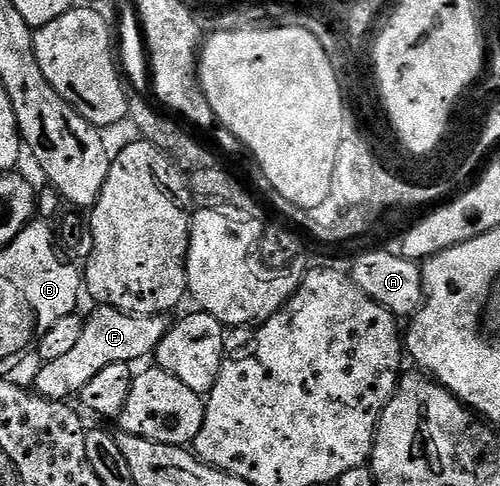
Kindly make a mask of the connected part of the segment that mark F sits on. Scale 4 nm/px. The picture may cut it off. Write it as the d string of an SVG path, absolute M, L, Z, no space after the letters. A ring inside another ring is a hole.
M104 306L94 307L94 312L87 316L83 326L83 334L79 334L79 342L67 354L54 360L46 360L37 372L35 391L38 396L46 396L49 400L68 401L69 396L76 397L103 370L103 366L116 364L132 365L133 360L141 360L144 356L152 357L161 340L171 325L168 315L133 316L130 312L121 312L117 308Z

